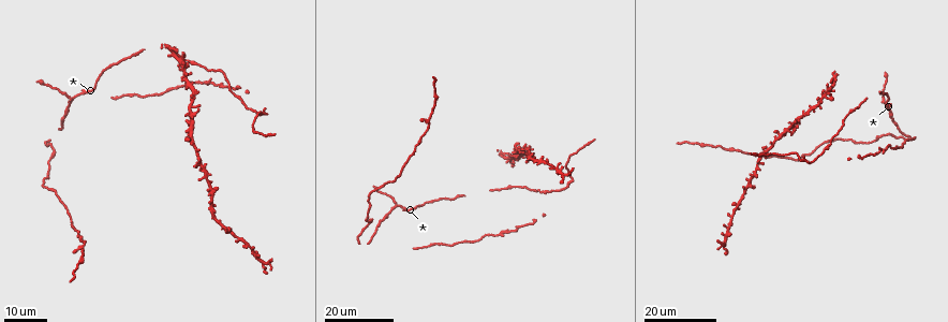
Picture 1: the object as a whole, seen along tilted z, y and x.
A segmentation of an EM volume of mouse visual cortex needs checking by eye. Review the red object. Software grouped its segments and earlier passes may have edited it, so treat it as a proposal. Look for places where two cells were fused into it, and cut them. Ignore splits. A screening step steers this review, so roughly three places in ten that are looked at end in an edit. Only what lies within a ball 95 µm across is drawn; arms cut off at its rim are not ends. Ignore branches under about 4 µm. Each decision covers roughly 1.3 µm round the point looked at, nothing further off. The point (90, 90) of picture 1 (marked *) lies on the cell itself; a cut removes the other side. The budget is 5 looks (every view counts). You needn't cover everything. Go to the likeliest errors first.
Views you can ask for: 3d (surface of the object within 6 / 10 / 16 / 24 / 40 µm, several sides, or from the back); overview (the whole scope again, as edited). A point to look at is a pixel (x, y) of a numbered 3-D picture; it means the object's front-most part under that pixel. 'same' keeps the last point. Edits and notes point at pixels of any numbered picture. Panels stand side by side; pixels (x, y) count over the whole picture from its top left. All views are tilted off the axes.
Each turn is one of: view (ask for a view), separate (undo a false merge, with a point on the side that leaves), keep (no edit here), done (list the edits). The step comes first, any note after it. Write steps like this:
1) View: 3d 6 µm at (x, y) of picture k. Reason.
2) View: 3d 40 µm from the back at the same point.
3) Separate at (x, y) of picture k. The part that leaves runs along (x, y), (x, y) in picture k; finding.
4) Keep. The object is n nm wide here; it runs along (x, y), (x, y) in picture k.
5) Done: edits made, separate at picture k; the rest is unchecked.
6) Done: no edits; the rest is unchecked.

View: 3d 24 µm at (700, 142) of picture 1. Sudden change in width.

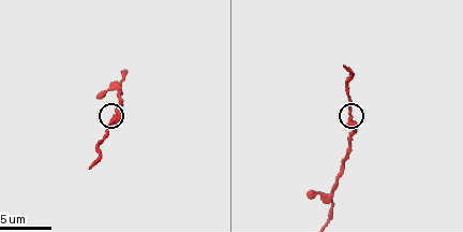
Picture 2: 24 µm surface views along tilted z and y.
View: 3d 6 µm at (349, 116) of picture 2.

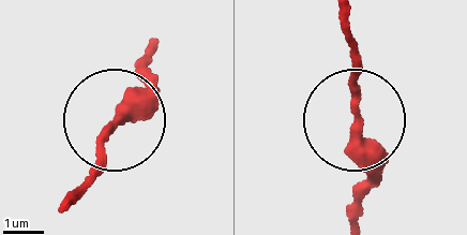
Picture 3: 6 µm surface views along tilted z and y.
Keep. The object is 280 nm wide here; it runs along (360, 221), (370, 153), (349, 73), (357, 41) in picture 3; all the same cell.

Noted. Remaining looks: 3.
View: 3d 24 µm at (44, 177) of picture 1. A narrow waist.

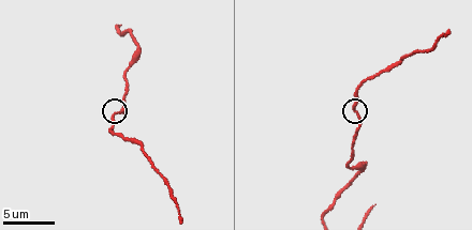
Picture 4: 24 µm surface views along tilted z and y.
View: 3d 10 µm at (114, 114) of picture 4.

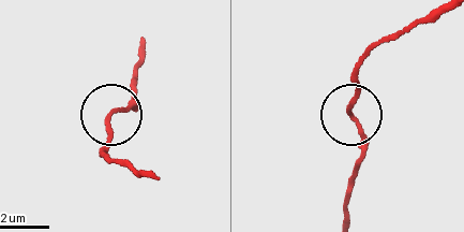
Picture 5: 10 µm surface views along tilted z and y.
Keep. It runs along (347, 215), (347, 184), (364, 150), (348, 109), (353, 68) in picture 5; one cell here.

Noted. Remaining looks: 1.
View: 3d 16 µm at (122, 76) of picture 2.

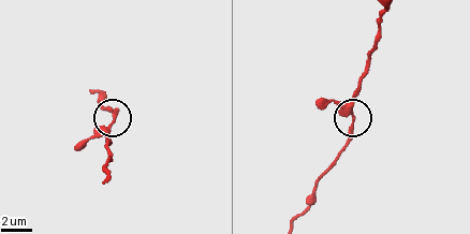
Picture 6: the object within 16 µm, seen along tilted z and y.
Keep. It runs along (295, 219), (306, 207), (318, 176), (346, 143), (355, 89) in picture 6; continuous, no second cell.

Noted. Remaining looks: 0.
Done: no edits; the rest is unchecked.

